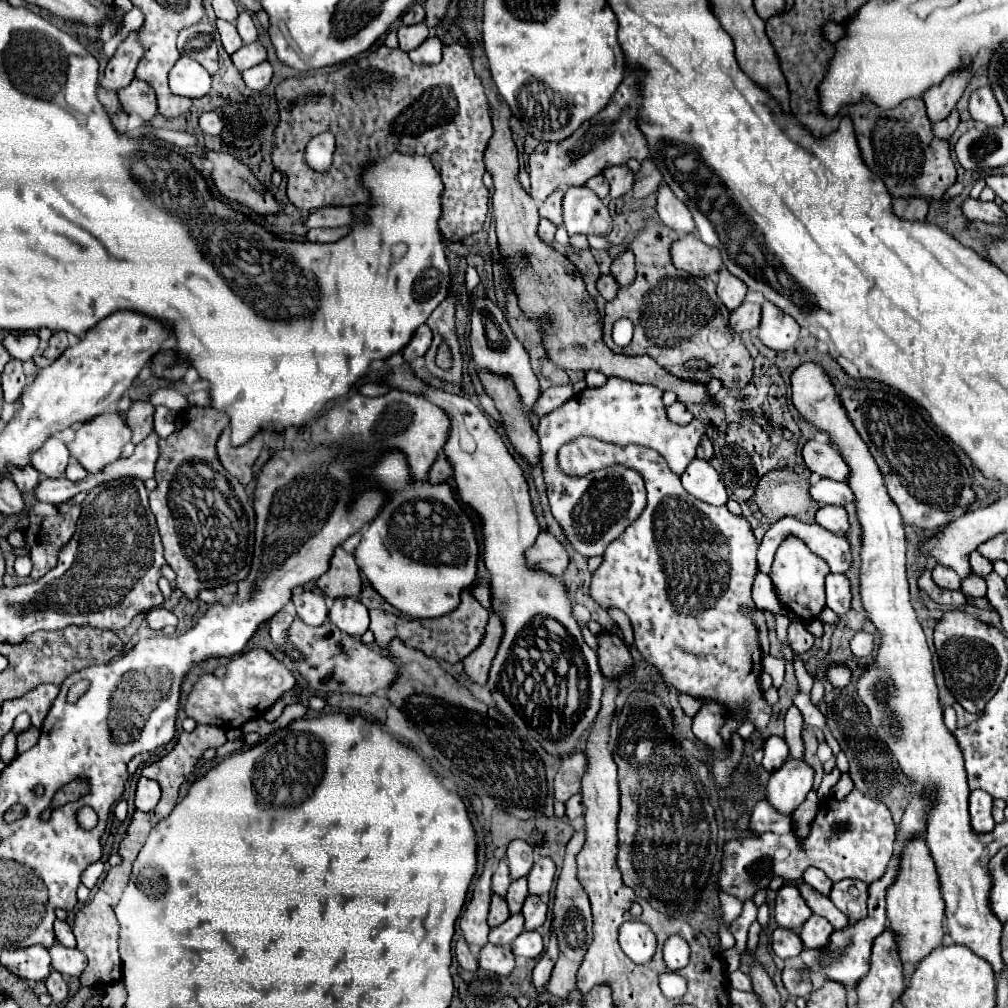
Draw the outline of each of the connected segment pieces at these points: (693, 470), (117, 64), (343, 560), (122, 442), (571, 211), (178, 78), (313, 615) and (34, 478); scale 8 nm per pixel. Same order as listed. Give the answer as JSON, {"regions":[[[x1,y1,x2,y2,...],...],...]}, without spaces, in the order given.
{"regions":[[[693,459,691,467,687,467,685,473,681,475,681,483,689,495,693,495,705,503,725,505,725,501,727,501,725,487,719,481,717,471,707,461]],[[131,33,115,51,113,59,107,63,103,79,99,85,107,91,121,91,133,81,135,67,143,55,141,45,137,43,137,33]],[[337,547,331,557,331,567,325,575,317,579,317,587,331,599,339,597,359,597,361,593,361,575,355,563,355,557,343,547]],[[107,411,75,431,75,441,67,445,89,473,99,473,105,465,119,459,121,449,131,441,131,429,119,411]],[[585,185,569,187,563,197,563,223,569,235,599,235,611,233,613,219,607,205]],[[181,57,169,71,169,87,175,95,199,99,211,89,211,75,195,61]],[[303,591,293,595,293,603,297,609,297,615,307,623,307,625,321,625,327,621,327,605,325,597,313,591]],[[31,465,17,467,15,471,11,471,11,479,19,487,19,491,33,491,39,481,39,473]]]}

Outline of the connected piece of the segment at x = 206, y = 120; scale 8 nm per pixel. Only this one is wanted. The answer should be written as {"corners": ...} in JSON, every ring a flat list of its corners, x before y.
{"corners":[[203,113,199,117,199,127,207,135,221,135,223,131,223,121,219,119,217,113]]}

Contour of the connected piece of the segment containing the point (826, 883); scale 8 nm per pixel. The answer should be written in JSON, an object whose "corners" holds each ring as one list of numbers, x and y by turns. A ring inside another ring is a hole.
{"corners":[[809,867,803,875,803,881,809,883,813,889,817,889,819,893,823,895,829,895,829,889,831,889,831,881,827,879,827,875,823,875,823,871,819,871,817,867]]}

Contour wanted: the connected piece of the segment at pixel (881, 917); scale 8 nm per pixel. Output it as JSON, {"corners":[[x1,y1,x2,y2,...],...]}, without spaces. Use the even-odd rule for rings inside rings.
{"corners":[[889,867,887,873,883,875,883,879,875,881,869,885,869,915,861,921,855,921,853,925,847,925,845,929,839,929,839,931,833,931,831,933,831,939,827,943,827,947,821,947,821,949,803,949,801,951,801,959,807,967,819,967,819,971,831,979,831,981,837,981,837,983,843,983,843,987,847,989,853,989,859,979,863,979,863,975,867,975,869,971,869,965,871,965,871,943,873,939,887,927,887,917,885,917,885,889,893,883,897,875,897,869,895,867]]}

